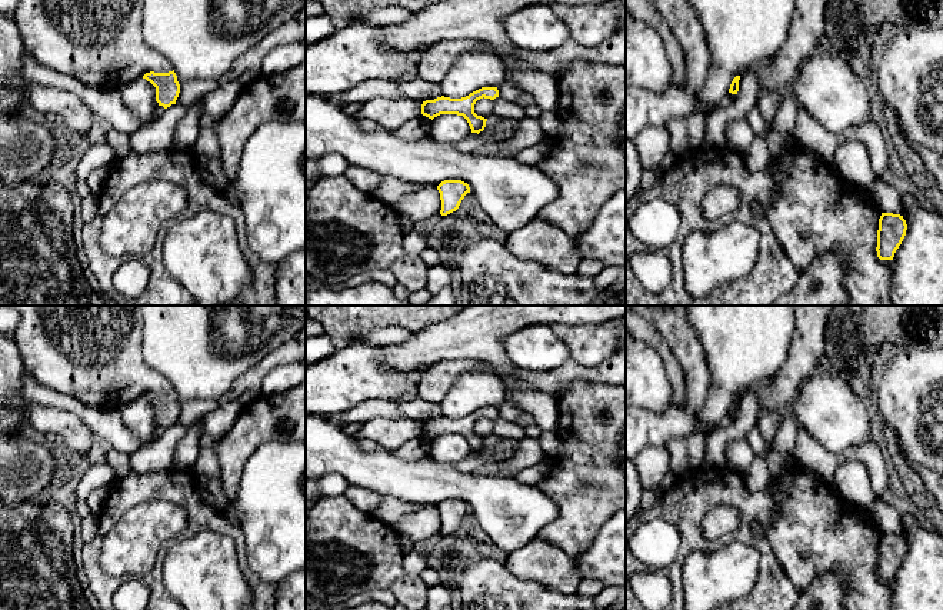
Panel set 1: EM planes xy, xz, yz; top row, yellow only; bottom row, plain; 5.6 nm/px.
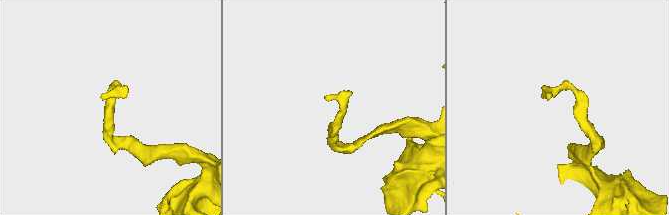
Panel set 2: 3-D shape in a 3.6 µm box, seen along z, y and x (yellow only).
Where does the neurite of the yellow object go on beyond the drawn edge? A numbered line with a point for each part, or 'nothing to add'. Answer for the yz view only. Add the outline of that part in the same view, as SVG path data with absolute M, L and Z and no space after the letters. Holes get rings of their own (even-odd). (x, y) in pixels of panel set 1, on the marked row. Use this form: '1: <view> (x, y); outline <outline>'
nothing to add

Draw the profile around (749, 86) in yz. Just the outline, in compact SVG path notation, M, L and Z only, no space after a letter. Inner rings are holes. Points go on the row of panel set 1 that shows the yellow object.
M753 71L740 76L736 100L726 107L717 107L706 120L703 146L706 149L724 149L726 131L730 121L744 119L750 109L757 104L762 86Z

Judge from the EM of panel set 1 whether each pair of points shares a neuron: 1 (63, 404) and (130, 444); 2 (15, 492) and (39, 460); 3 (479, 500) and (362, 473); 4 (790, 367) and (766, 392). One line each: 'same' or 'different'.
1: same
2: same
3: same
4: same

